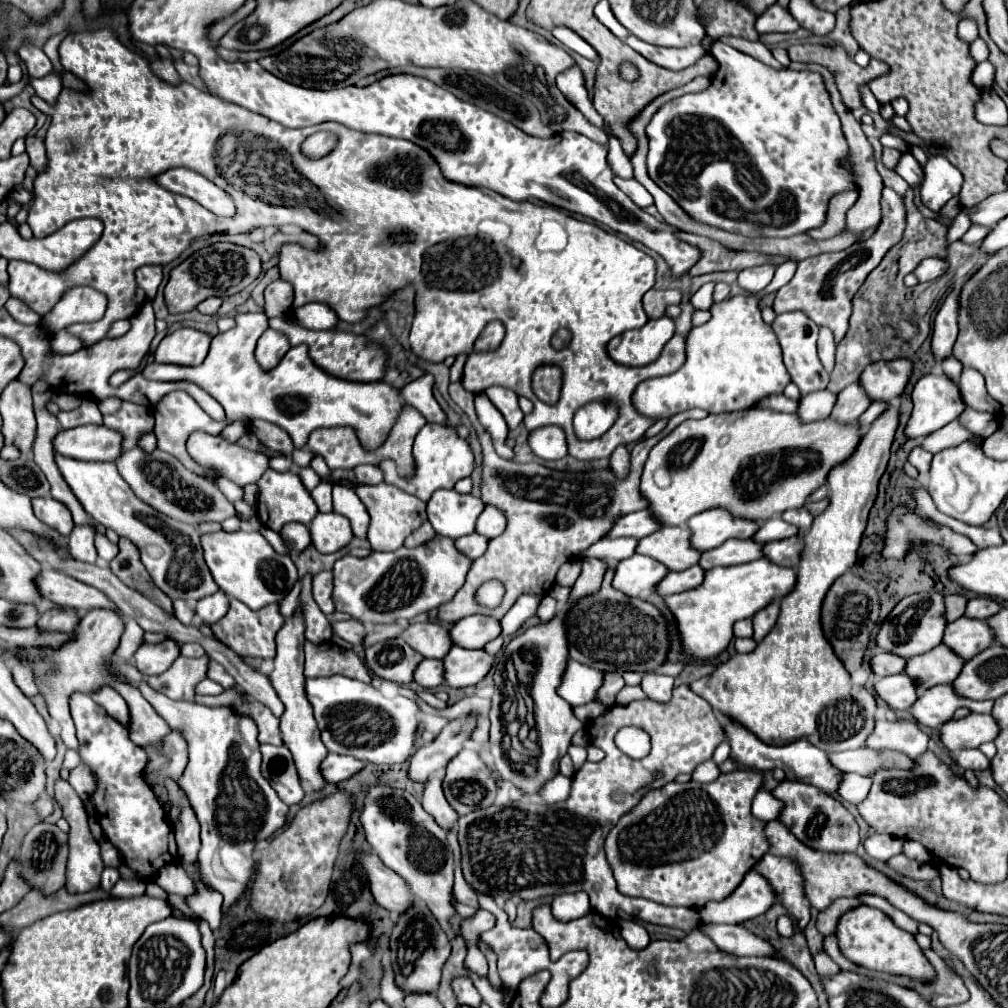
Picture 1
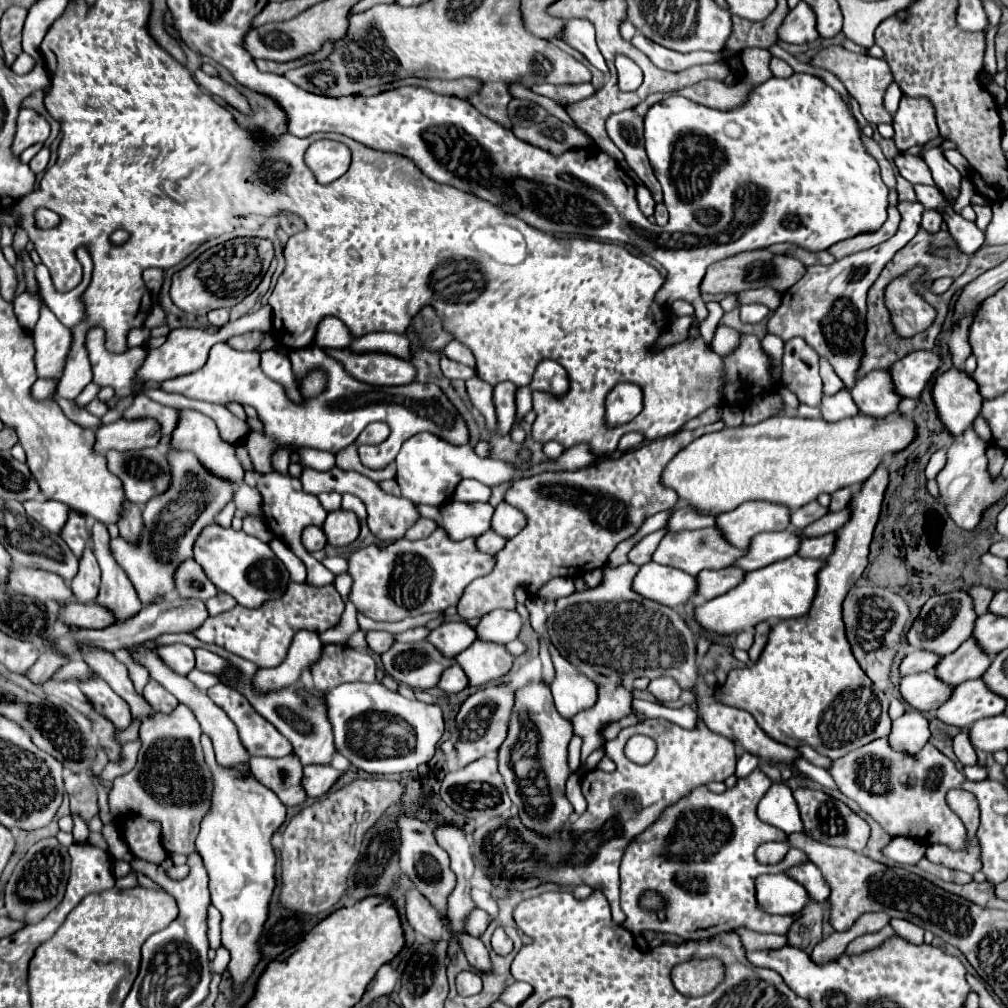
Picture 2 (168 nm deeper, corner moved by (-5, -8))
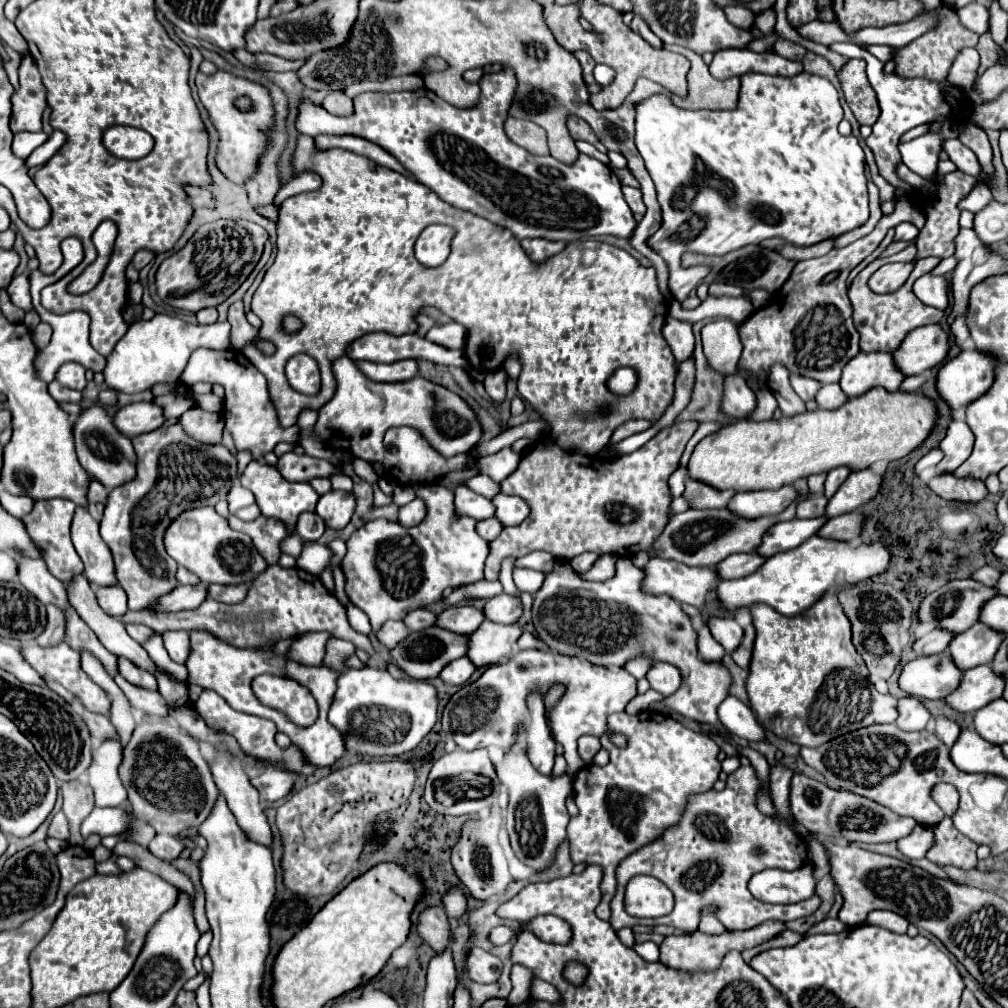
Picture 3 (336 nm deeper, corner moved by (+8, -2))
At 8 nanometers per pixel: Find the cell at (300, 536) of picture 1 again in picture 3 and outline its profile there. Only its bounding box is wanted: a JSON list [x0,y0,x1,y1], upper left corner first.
[296,513,326,543]

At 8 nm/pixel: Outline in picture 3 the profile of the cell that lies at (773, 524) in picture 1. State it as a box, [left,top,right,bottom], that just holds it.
[824,469,880,517]

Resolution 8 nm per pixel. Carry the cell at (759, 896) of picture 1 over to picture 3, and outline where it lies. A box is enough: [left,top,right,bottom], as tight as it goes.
[748,863,814,903]

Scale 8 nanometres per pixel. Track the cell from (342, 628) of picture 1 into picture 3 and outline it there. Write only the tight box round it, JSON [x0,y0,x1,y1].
[374,621,408,649]

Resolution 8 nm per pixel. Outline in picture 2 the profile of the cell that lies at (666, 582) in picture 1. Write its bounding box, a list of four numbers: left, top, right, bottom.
[697,567,745,599]

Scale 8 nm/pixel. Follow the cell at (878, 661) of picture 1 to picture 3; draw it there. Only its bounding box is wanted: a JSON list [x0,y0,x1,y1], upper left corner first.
[912,629,952,655]

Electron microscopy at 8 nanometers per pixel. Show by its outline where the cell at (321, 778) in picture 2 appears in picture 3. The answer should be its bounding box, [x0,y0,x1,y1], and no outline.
[252,769,298,801]

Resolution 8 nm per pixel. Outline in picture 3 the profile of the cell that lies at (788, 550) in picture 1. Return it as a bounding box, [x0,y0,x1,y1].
[816,511,864,541]

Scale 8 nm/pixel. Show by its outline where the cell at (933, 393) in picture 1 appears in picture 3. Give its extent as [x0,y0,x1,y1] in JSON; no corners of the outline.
[936,349,994,411]

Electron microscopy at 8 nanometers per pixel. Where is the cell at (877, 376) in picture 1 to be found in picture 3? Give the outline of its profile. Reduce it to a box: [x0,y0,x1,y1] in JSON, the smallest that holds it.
[892,325,948,375]

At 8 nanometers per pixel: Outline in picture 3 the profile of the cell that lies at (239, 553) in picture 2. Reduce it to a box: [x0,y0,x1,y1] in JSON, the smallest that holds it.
[164,507,268,585]

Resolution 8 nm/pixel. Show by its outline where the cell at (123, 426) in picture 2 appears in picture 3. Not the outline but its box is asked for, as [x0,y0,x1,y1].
[112,401,164,439]

